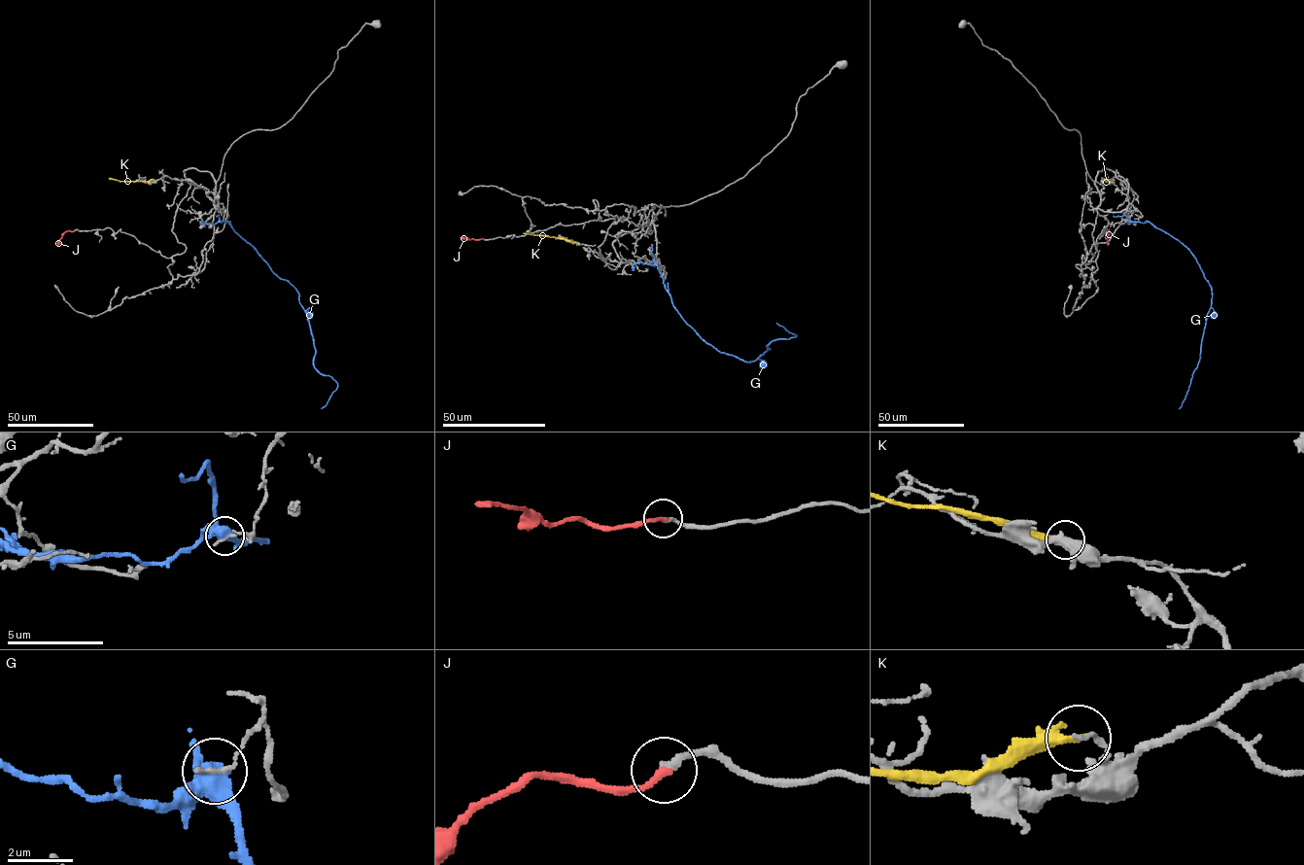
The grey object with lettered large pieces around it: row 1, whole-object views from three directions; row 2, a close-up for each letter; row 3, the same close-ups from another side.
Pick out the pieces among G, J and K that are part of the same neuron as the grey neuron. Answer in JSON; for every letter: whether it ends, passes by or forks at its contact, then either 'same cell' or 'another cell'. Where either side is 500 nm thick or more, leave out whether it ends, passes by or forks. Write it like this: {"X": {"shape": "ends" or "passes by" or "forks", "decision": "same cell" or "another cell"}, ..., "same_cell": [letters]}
{"G": {"shape": "forks", "decision": "another cell"}, "J": {"shape": "ends", "decision": "same cell"}, "K": {"shape": "ends", "decision": "another cell"}, "same_cell": ["J"]}

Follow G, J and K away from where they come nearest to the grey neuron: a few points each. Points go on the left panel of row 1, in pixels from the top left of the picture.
G: (221, 222), (227, 222), (271, 269), (288, 281), (299, 294), (315, 349), (314, 367), (337, 384), (321, 408)
J: (74, 230), (65, 231), (57, 245)
K: (153, 180), (129, 182), (109, 178)

